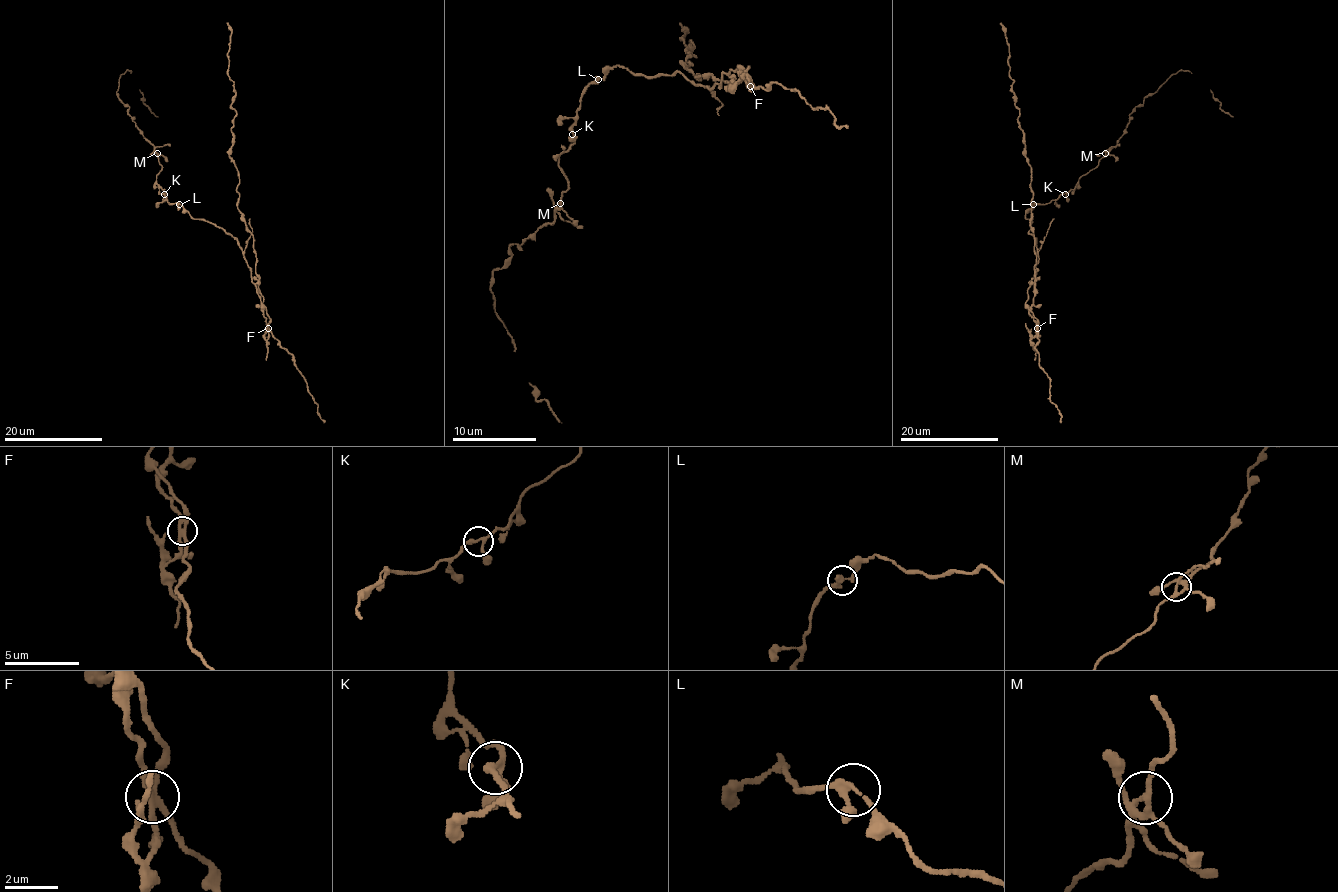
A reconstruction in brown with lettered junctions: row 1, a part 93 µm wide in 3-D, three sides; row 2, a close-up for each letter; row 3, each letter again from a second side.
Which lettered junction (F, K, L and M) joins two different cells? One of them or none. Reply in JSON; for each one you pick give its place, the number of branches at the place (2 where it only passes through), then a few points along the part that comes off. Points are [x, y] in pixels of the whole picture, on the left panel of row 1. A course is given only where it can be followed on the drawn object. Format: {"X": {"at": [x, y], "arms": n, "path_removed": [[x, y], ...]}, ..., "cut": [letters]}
{"F": {"at": [268, 328], "arms": 4, "path_removed": [[268, 328], [254, 238], [238, 208], [239, 174], [229, 156], [236, 90], [228, 74], [227, 23]]}, "cut": ["F"]}

